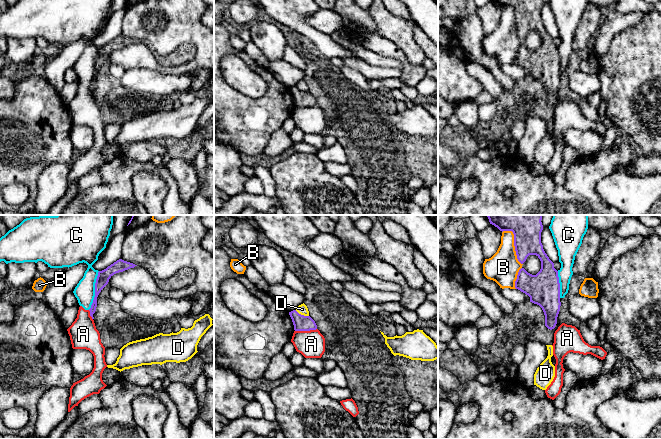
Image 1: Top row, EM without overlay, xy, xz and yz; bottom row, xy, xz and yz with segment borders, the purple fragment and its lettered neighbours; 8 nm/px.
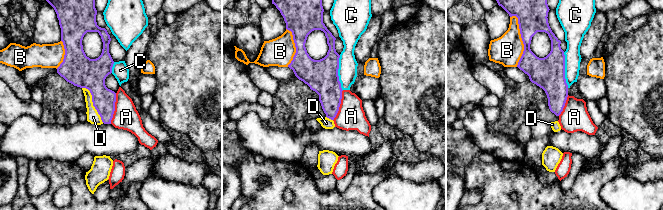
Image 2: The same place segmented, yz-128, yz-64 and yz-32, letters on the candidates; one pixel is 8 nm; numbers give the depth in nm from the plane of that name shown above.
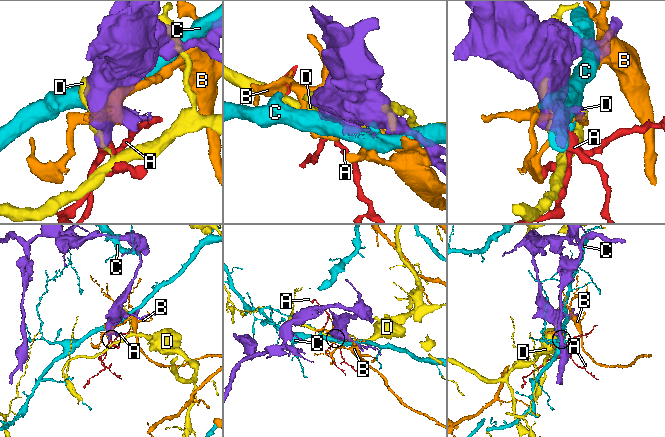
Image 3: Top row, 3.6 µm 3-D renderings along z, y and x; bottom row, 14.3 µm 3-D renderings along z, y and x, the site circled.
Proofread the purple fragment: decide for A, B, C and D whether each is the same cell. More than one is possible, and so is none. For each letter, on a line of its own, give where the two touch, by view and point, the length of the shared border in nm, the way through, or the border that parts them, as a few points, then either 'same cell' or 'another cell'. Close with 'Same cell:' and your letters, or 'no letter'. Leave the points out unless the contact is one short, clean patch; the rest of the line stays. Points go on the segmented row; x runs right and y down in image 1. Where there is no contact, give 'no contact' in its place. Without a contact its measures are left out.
A: contact xz (305, 330); length 180 nm; border xz (316, 328), (295, 331); another cell
B: contact yz (514, 244); length 320 nm; another cell
C: contact xy (95, 290); length 320 nm; another cell
D: contact xz (302, 315); length 120 nm; another cell
Same cell: no letter

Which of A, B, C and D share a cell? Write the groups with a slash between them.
A C / B / D

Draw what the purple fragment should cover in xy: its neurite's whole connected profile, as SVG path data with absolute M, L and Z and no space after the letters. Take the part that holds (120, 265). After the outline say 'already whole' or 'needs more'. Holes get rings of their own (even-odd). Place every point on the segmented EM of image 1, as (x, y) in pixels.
M119 259L113 264L111 264L110 266L108 266L106 269L98 272L98 276L95 283L95 297L91 305L91 308L89 309L90 316L92 317L92 319L94 319L93 314L95 313L96 307L97 307L97 297L99 293L101 292L101 290L108 284L109 279L114 274L123 272L130 268L134 268L135 266L137 265L124 261L122 259Z; already whole

